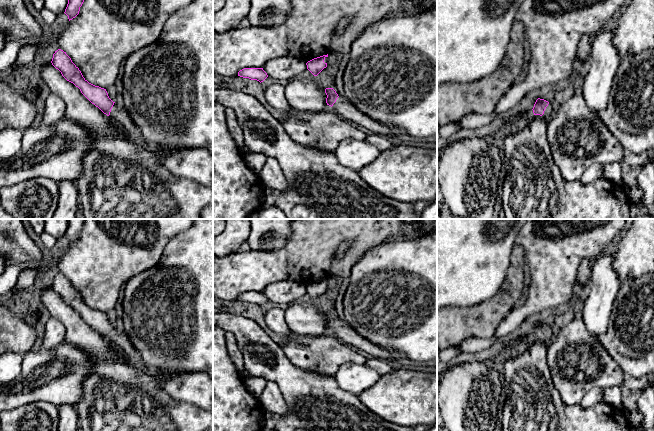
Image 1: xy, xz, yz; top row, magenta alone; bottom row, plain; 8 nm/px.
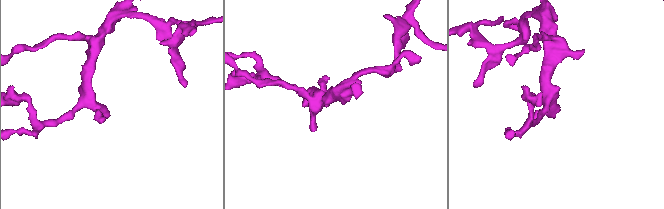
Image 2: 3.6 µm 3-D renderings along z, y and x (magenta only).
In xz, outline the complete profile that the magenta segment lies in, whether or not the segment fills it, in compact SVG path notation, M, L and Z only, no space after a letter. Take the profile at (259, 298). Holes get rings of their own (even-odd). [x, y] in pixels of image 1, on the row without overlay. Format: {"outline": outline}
{"outline": "M244 292L238 296L238 300L249 302L251 304L257 304L260 307L268 301L263 292Z"}

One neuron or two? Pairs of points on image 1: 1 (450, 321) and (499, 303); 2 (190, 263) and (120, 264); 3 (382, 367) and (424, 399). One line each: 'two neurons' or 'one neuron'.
1: one neuron
2: two neurons
3: two neurons

